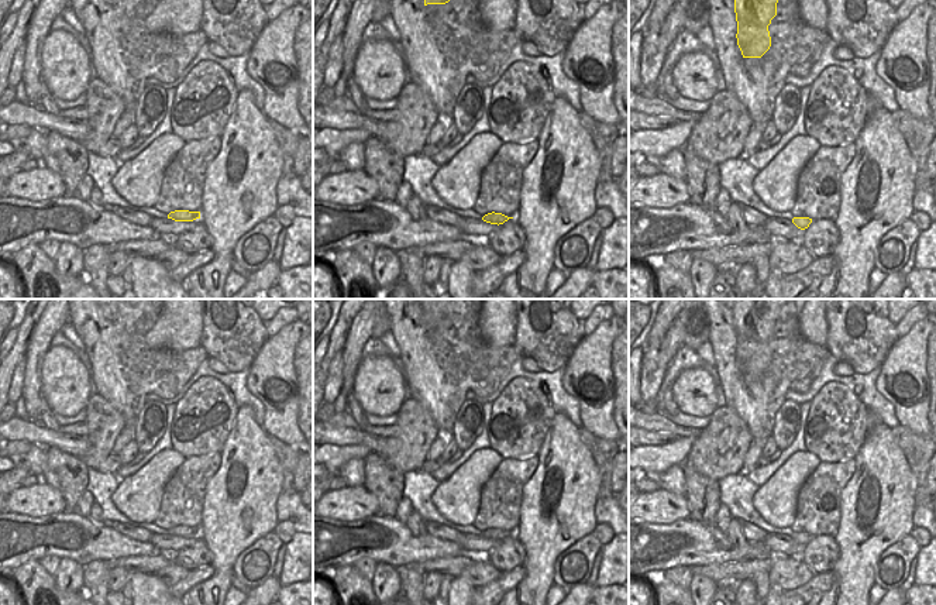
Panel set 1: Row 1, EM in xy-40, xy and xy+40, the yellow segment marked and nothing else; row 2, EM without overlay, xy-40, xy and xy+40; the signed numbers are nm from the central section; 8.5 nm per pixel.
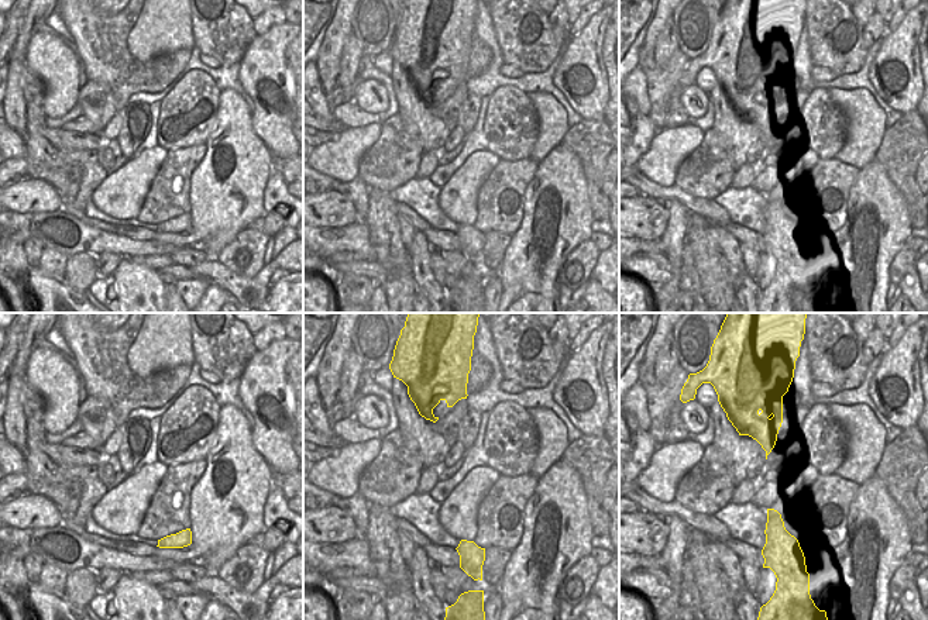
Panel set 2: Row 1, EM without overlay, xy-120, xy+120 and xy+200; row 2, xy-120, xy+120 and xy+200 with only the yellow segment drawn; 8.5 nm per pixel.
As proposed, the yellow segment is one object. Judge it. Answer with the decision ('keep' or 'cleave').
keep

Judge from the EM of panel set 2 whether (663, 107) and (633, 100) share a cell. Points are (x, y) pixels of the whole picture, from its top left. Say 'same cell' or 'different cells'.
different cells

